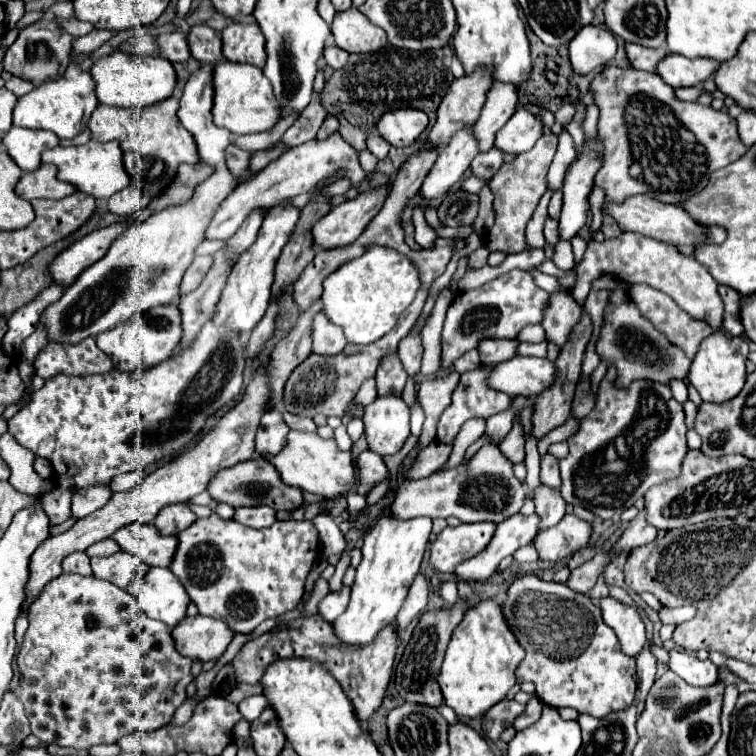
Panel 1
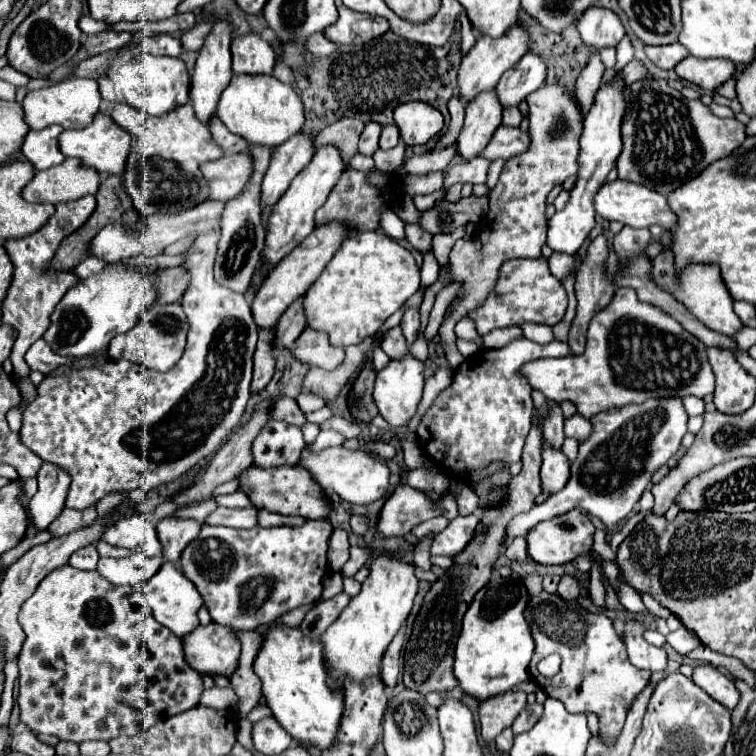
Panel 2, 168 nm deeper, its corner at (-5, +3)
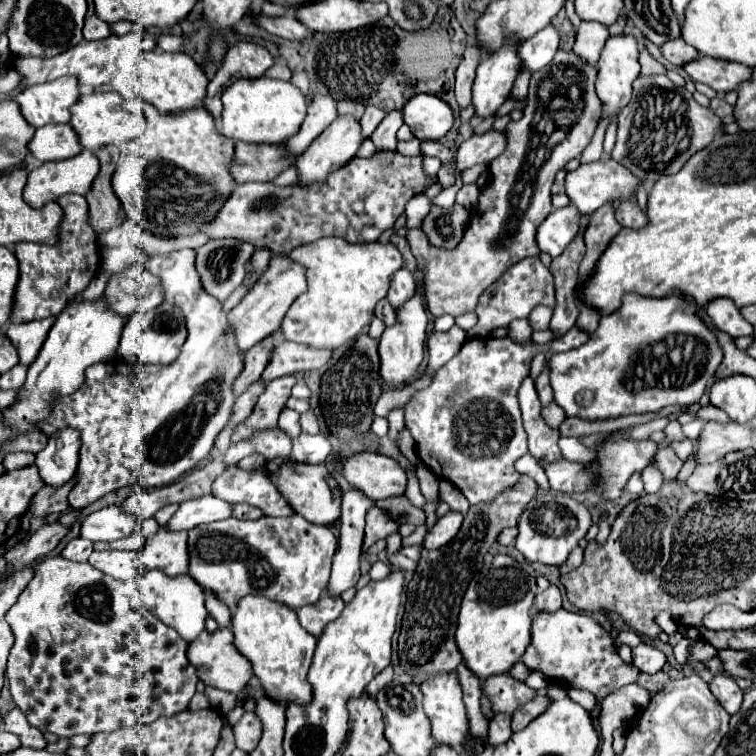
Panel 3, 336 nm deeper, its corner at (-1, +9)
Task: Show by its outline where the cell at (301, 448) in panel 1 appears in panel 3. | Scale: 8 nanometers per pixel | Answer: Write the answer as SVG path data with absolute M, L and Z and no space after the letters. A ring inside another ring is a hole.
M359 453L345 461L343 465L345 479L367 493L369 499L389 499L405 493L407 473L391 457L381 453Z

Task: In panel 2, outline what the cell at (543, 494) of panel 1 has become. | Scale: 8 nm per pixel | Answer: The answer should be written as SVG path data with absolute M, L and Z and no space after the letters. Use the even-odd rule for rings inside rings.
M543 443L543 465L541 465L541 487L543 493L553 495L565 487L569 479L569 459L561 451L551 451Z

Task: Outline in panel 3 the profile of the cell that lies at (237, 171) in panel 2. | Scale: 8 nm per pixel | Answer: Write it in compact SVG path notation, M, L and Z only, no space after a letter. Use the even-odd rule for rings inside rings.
M235 143L235 157L231 165L231 175L237 183L249 181L273 181L287 167L297 163L297 155L291 153L283 143L249 144Z

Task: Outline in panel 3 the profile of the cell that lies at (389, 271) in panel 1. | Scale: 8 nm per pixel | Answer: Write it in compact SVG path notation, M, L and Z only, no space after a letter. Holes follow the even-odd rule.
M341 237L301 245L287 257L305 267L309 289L289 307L283 319L283 337L313 349L337 349L355 339L371 323L377 301L387 295L391 273L403 267L403 257L391 243L351 245Z

